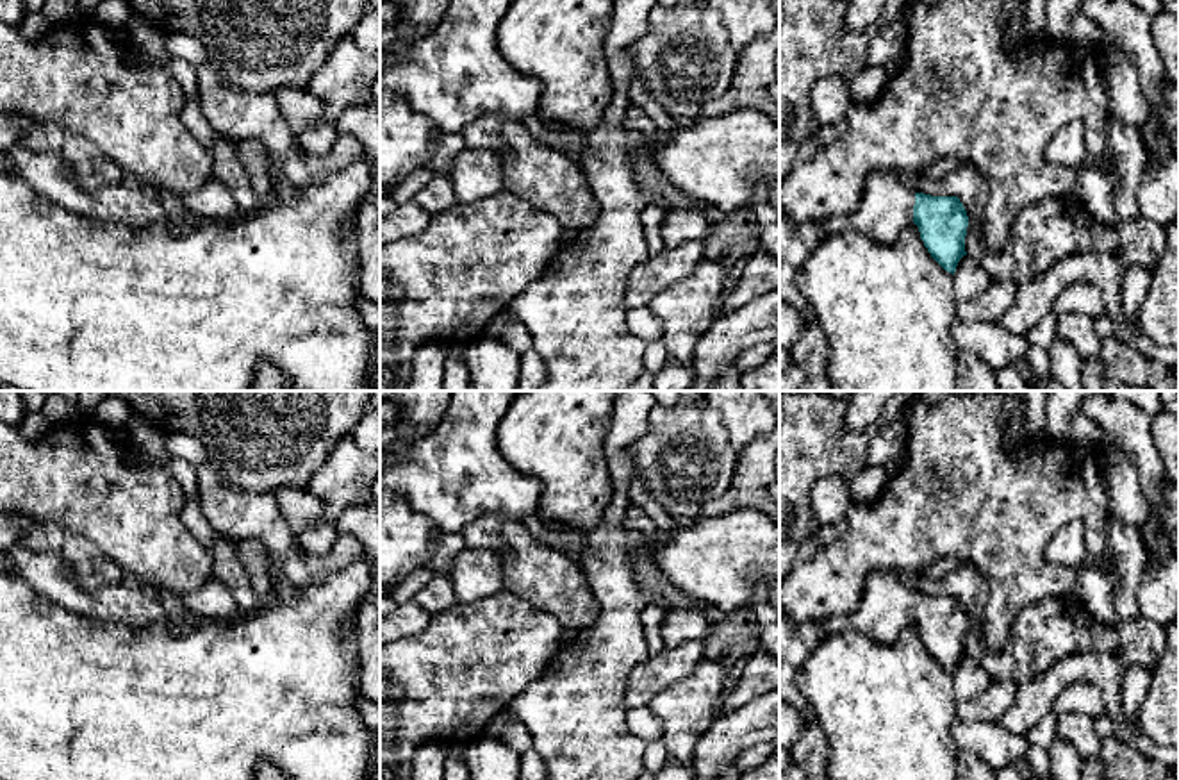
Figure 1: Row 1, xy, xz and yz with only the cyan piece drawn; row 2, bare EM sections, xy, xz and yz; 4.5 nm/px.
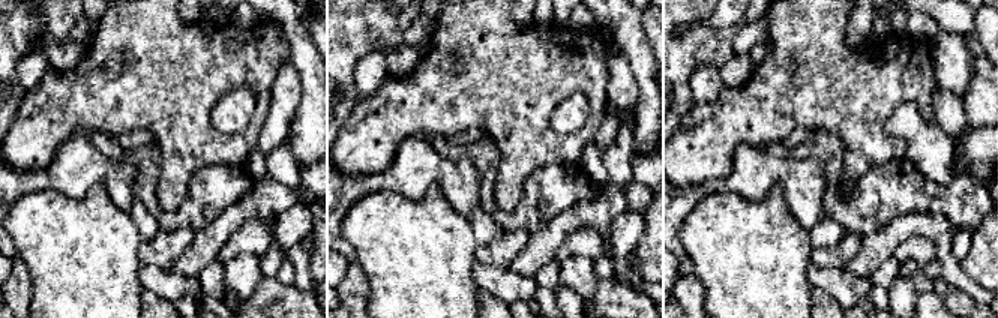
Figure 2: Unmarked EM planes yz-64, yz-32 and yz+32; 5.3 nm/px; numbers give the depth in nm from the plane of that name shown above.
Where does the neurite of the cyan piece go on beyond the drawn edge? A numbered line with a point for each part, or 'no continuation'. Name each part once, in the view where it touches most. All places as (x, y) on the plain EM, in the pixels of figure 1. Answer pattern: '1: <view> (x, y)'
1: yz (885, 609)

